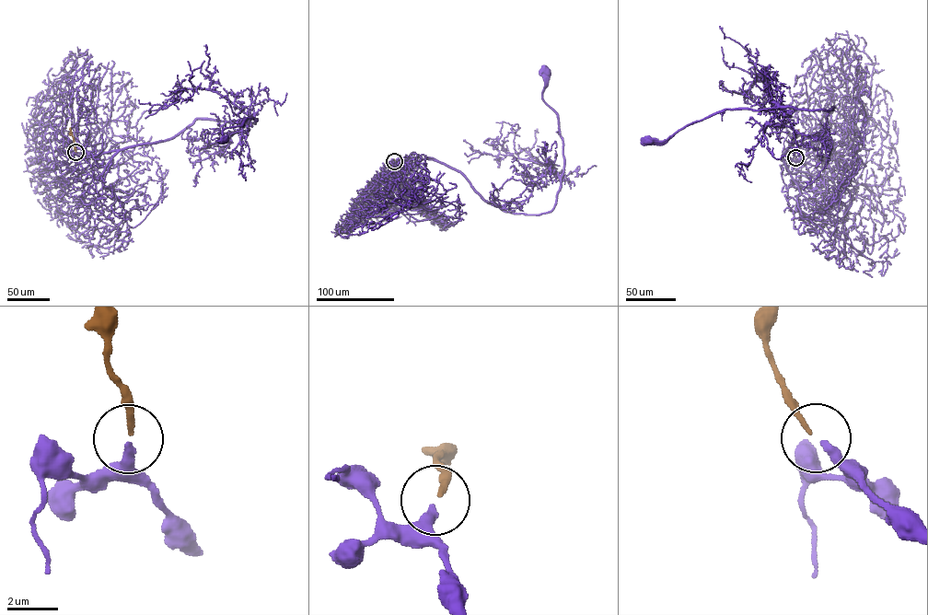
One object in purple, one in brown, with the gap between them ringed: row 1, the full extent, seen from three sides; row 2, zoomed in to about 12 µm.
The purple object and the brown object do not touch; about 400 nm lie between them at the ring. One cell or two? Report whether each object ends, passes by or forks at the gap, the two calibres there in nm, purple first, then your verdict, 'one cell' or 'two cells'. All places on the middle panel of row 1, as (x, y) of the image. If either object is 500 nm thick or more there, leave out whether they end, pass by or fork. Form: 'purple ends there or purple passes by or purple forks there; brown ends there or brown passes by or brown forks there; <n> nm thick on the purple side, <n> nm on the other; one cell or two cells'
purple ends there; brown ends there; 360 nm thick on the purple side, 200 nm on the other; one cell

